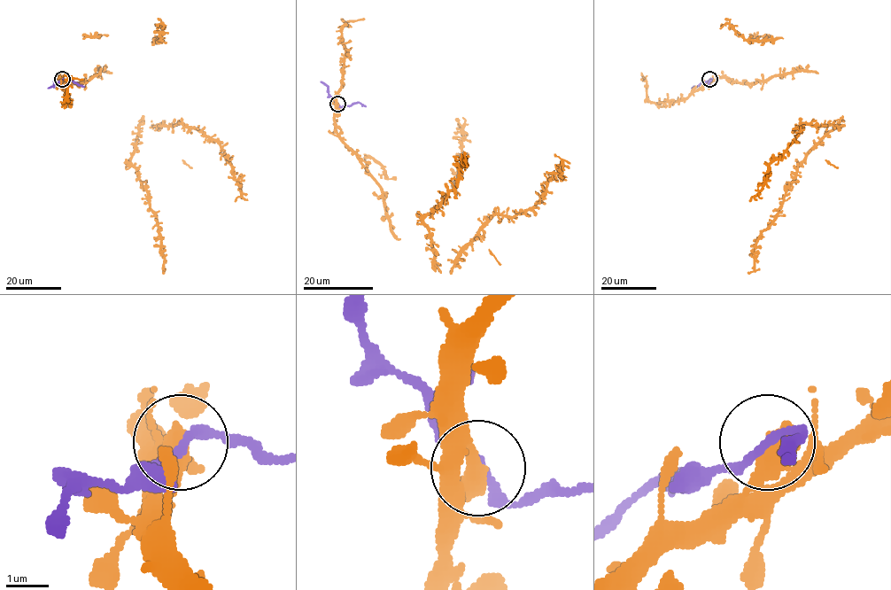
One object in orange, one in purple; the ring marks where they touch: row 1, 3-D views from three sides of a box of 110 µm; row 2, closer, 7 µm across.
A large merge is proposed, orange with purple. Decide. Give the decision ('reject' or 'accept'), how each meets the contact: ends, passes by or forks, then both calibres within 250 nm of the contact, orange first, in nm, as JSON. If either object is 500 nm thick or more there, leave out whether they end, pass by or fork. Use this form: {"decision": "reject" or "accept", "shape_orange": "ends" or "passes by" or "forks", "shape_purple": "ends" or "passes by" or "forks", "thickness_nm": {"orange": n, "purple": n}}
{"decision": "accept", "shape_orange": "passes by", "shape_purple": "passes by", "thickness_nm": {"orange": 440, "purple": 200}}

